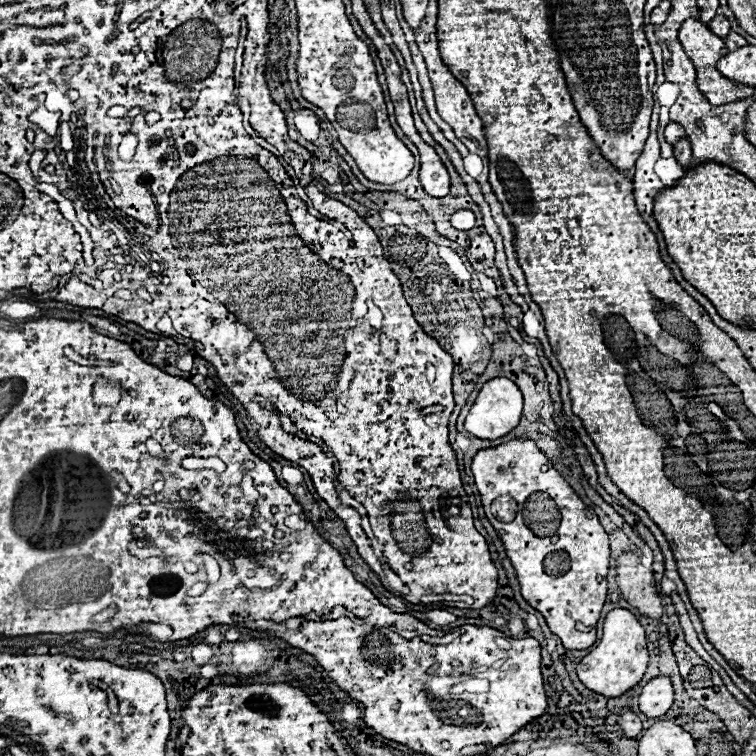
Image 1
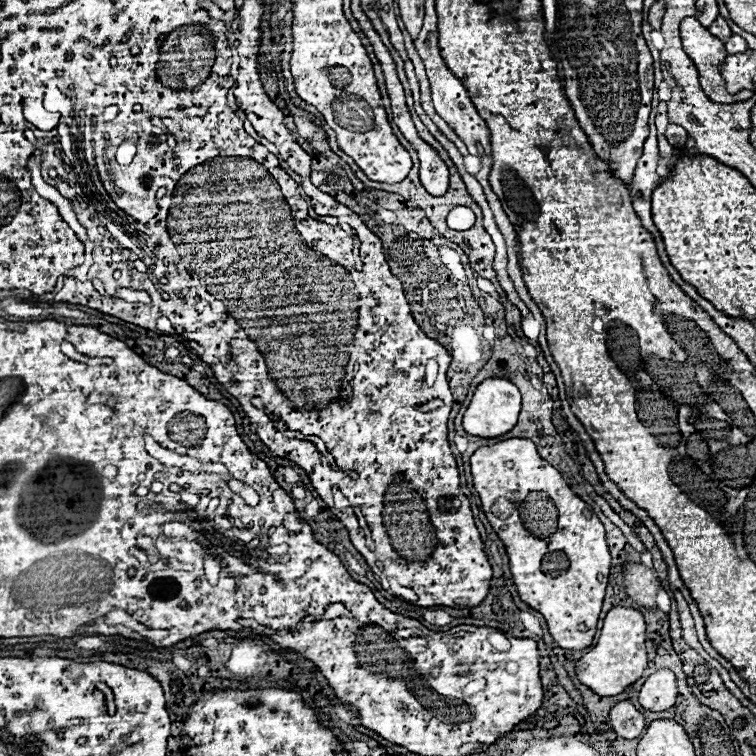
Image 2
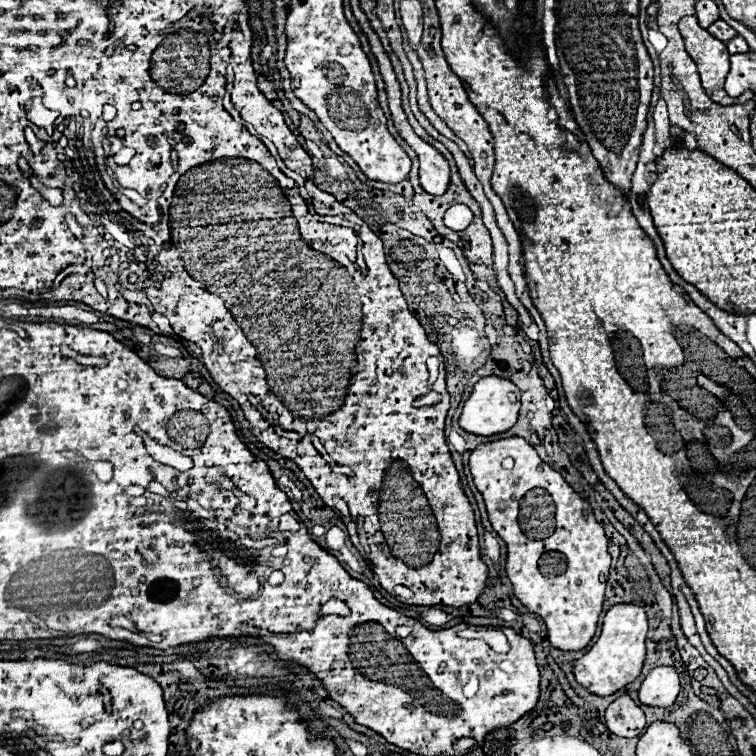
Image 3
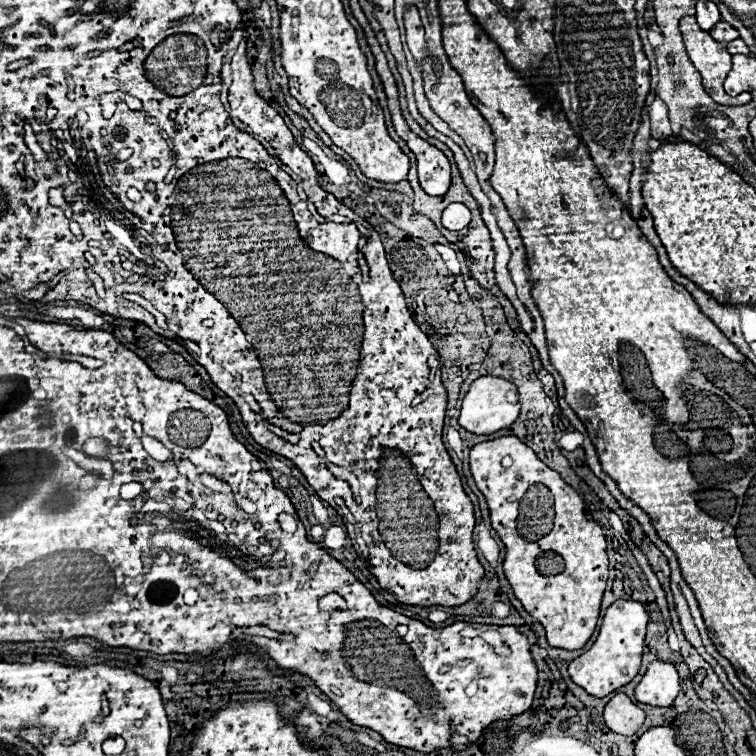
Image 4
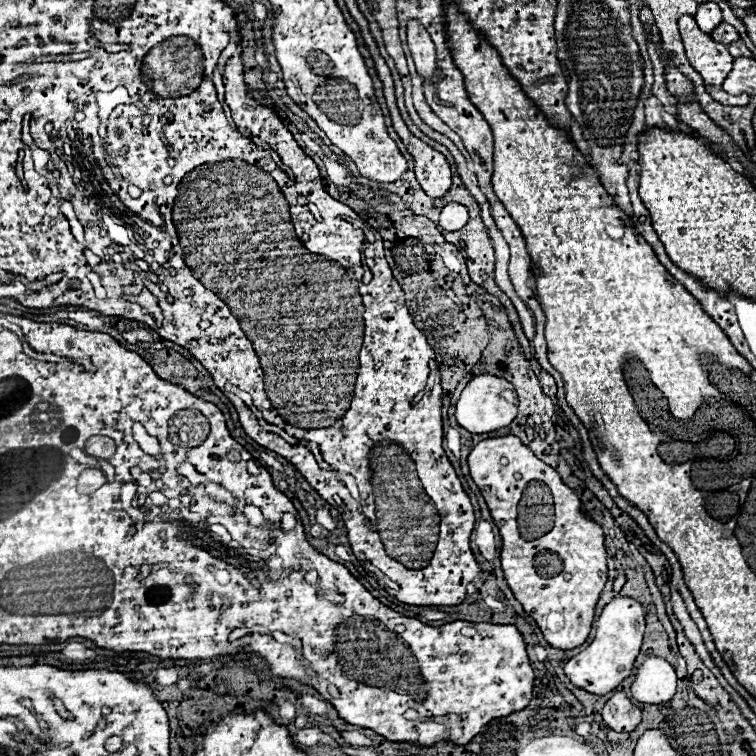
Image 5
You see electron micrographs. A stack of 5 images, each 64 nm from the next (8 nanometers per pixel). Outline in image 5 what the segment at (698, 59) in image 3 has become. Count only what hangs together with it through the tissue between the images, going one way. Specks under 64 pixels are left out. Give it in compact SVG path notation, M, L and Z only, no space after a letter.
M684 14L678 18L678 30L680 30L680 36L682 36L682 42L684 42L684 48L686 48L686 56L692 64L692 68L704 78L704 86L706 86L706 92L720 104L724 106L744 106L748 104L748 94L742 94L742 96L730 96L728 92L722 92L722 80L730 74L730 68L732 68L732 56L728 52L728 46L726 44L720 44L716 40L712 40L710 34L702 32L698 26L696 26L696 20L694 16L690 14Z

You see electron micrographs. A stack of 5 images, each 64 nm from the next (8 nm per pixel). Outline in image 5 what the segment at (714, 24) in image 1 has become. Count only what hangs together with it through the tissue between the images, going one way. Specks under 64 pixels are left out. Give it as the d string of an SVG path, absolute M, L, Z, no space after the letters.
M722 24L722 26L718 26L714 32L712 32L712 38L714 40L718 40L718 42L724 42L724 44L732 44L732 42L736 42L740 36L738 36L738 32L734 30L734 26L730 26L730 24Z

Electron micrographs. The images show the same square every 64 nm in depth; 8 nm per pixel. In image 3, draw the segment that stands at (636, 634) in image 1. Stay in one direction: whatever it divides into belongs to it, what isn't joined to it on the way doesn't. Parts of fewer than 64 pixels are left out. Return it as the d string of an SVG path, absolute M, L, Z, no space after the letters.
M614 604L602 622L602 632L598 642L572 666L572 674L578 684L582 684L588 692L596 696L610 696L620 688L628 686L640 676L644 656L646 656L646 632L648 632L648 618L642 606L638 604Z

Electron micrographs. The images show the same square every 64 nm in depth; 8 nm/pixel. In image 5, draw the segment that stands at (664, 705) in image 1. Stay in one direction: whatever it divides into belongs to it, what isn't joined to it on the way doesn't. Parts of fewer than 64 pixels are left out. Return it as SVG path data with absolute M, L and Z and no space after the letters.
M648 656L636 670L632 698L644 704L666 704L676 694L674 668L658 656Z

